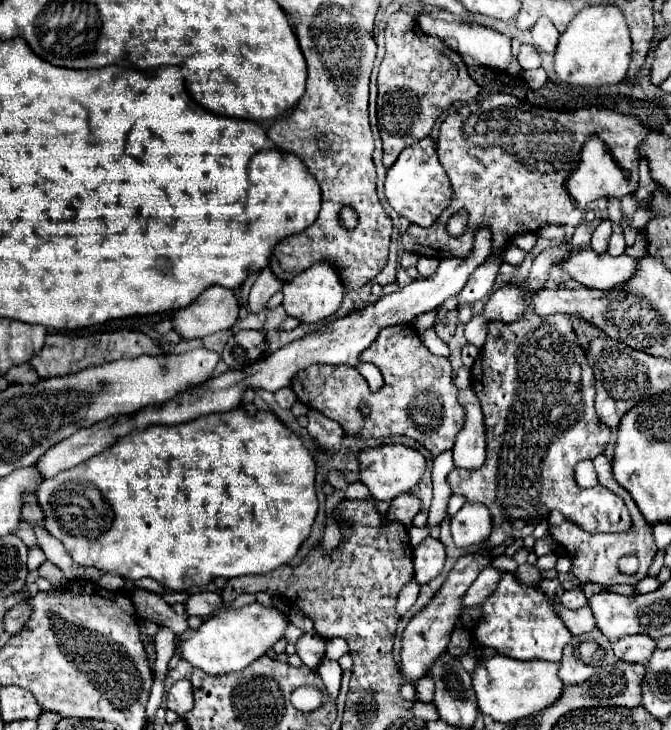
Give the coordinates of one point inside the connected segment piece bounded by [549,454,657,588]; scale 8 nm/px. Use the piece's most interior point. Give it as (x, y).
(594, 557)

